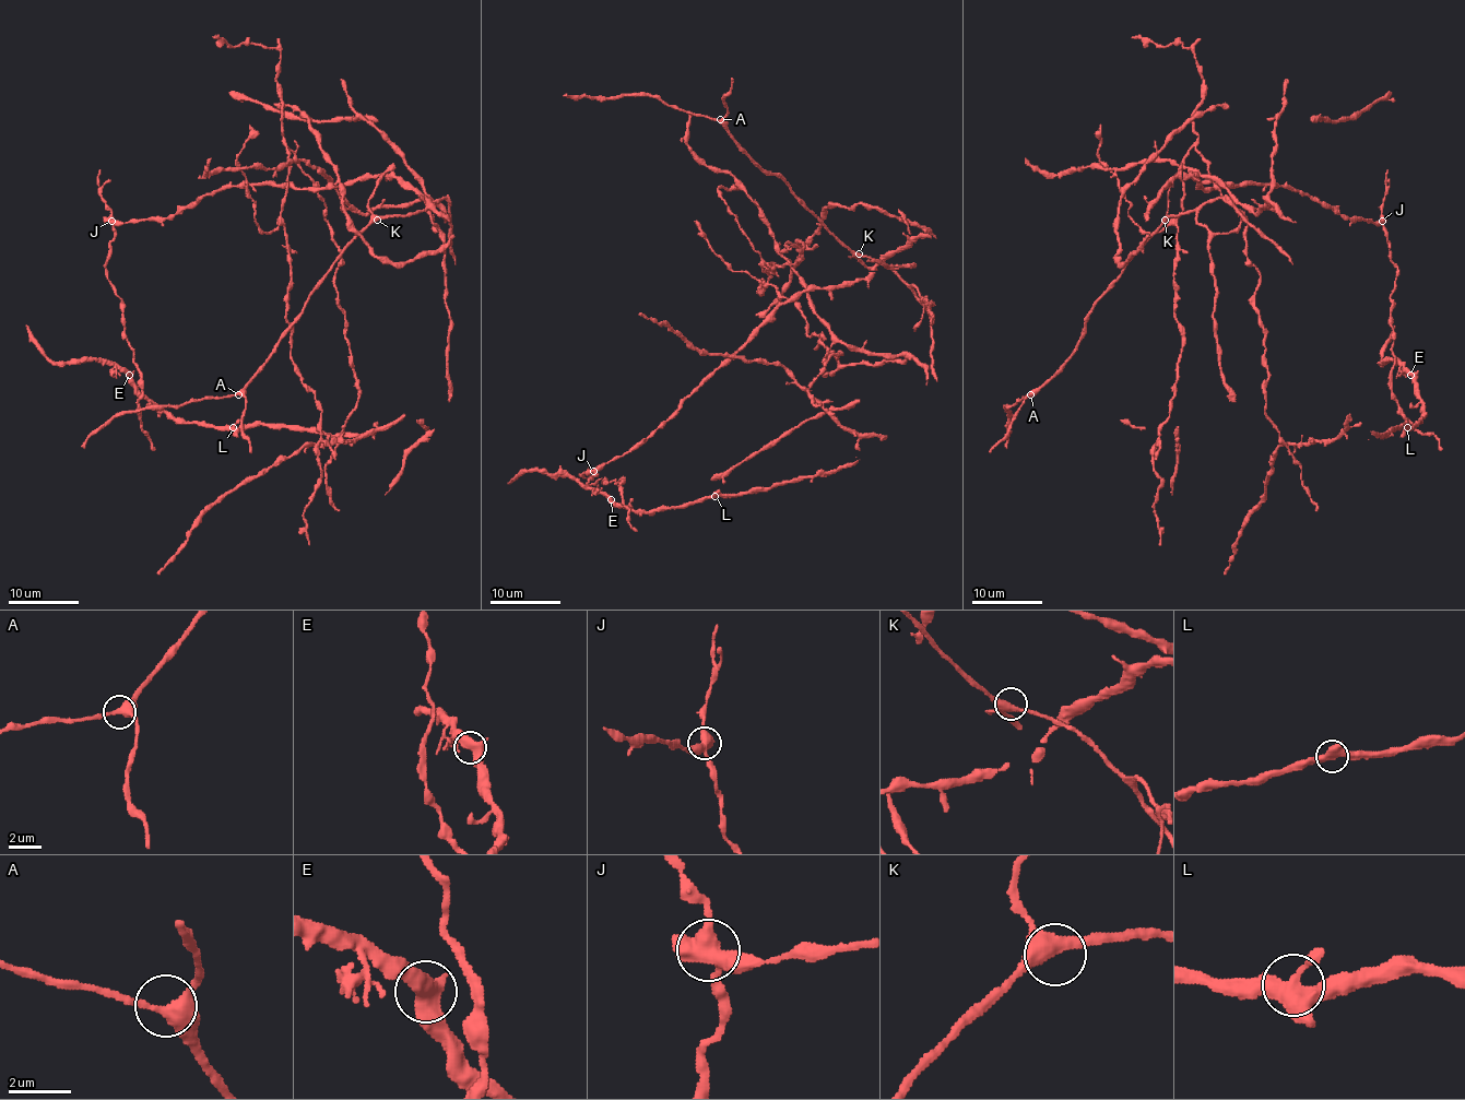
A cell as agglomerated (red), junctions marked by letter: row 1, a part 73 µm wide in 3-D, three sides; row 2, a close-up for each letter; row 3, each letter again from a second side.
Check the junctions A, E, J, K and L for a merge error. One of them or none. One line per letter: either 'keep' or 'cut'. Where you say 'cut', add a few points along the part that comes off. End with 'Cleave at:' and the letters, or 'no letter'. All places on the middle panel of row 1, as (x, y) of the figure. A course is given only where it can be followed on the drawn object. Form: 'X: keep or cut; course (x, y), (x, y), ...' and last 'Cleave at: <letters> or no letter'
A: keep
E: keep
J: keep
K: keep
L: keep
Cleave at: no letter

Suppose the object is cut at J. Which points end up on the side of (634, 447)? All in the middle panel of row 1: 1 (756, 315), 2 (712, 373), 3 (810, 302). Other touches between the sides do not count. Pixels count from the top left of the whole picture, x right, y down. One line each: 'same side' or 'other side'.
1: other side
2: same side
3: other side

